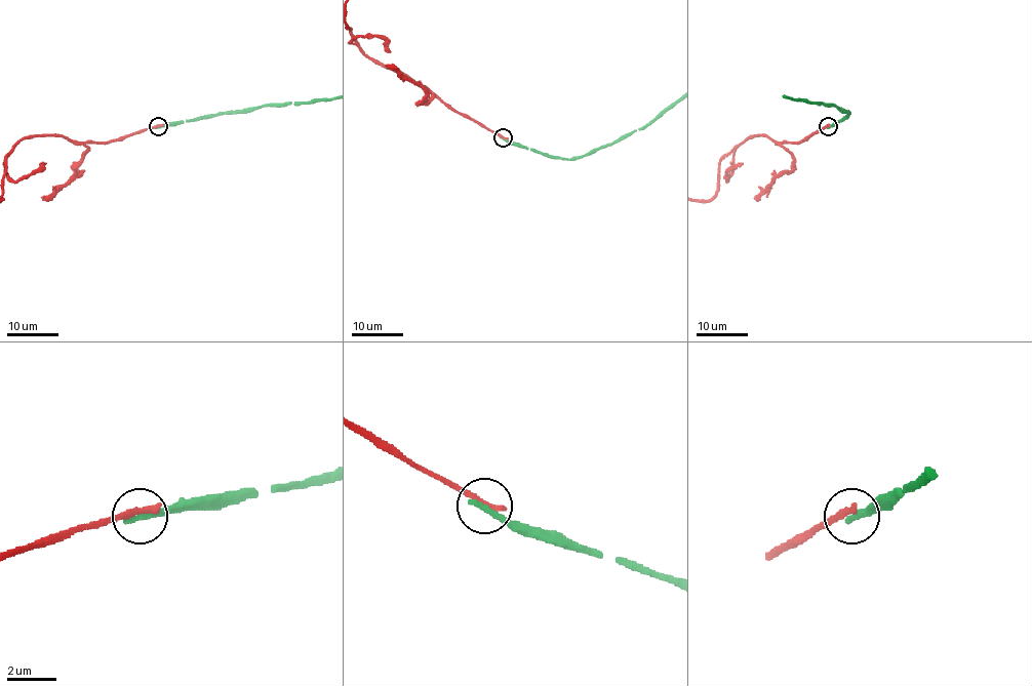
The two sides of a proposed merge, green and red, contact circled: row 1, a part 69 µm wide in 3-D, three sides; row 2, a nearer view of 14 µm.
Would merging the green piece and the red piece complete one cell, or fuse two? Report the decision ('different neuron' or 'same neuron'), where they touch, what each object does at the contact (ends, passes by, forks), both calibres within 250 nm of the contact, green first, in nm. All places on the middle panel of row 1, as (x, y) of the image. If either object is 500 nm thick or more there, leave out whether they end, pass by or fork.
different neuron; at (503, 137); green ends there; red ends there; 300 nm thick on the green side, 320 nm on the other

